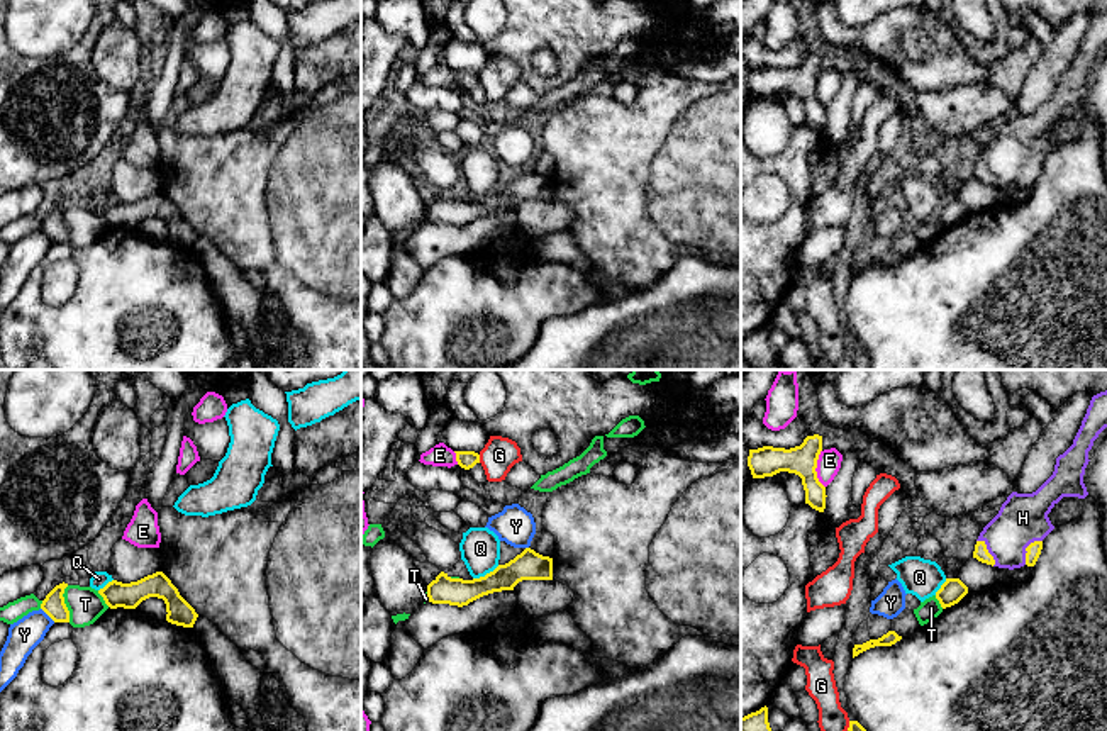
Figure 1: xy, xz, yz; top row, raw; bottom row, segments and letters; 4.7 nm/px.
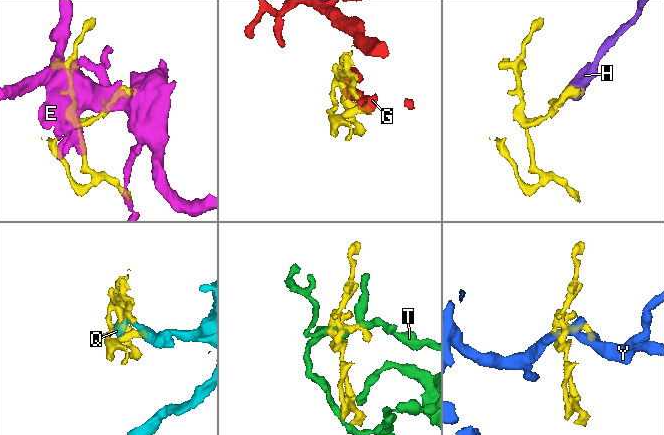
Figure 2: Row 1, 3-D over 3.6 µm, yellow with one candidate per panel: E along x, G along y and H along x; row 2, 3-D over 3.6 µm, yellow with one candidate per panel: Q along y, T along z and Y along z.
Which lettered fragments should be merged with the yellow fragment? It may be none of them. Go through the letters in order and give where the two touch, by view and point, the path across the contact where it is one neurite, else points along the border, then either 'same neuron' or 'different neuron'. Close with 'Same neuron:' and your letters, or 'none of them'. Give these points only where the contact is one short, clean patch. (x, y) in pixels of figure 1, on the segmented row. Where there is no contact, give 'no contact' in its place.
E: meets yellow in yz at (816, 467); different neuron
G: meets yellow in xz at (478, 458); different neuron
H: meets yellow in yz at (987, 552); runs through yz (980, 553), (987, 552), (1023, 518); same neuron
Q: meets yellow in xz at (487, 574); border along xz (499, 565), (473, 579); different neuron
T: meets yellow in xy at (65, 604); different neuron
Y: meets yellow in xy at (48, 614); different neuron
Same neuron: H

